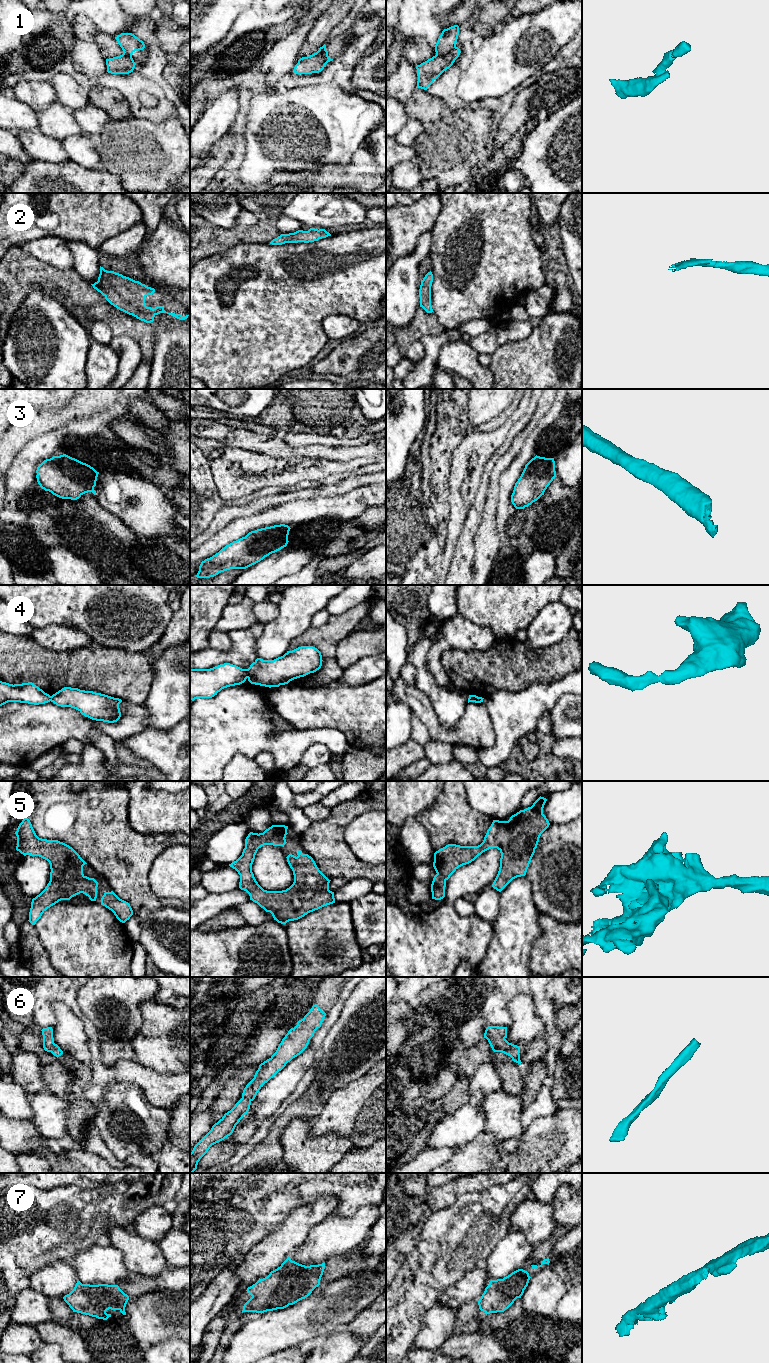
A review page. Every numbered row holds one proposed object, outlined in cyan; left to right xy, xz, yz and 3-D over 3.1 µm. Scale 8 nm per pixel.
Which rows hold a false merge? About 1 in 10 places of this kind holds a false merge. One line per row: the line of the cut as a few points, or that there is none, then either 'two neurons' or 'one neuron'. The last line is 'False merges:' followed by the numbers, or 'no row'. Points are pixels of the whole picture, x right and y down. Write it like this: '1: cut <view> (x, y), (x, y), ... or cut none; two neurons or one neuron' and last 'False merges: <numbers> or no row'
1: cut yz (455, 45), (445, 54), (436, 55); two neurons
2: cut none; one neuron
3: cut none; one neuron
4: cut none; one neuron
5: cut none; one neuron
6: cut none; one neuron
7: cut none; one neuron
False merges: 1

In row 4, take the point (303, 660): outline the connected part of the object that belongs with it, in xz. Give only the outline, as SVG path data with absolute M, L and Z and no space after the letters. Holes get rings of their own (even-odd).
M301 646L274 660L257 658L248 669L230 663L210 669L190 669L190 700L212 698L222 689L240 685L246 680L269 688L279 687L316 672L322 661L317 648Z

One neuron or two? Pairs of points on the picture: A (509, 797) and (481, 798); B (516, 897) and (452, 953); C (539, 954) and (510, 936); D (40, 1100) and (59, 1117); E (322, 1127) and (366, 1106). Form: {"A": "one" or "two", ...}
{"A": "one", "B": "two", "C": "two", "D": "one", "E": "one"}

